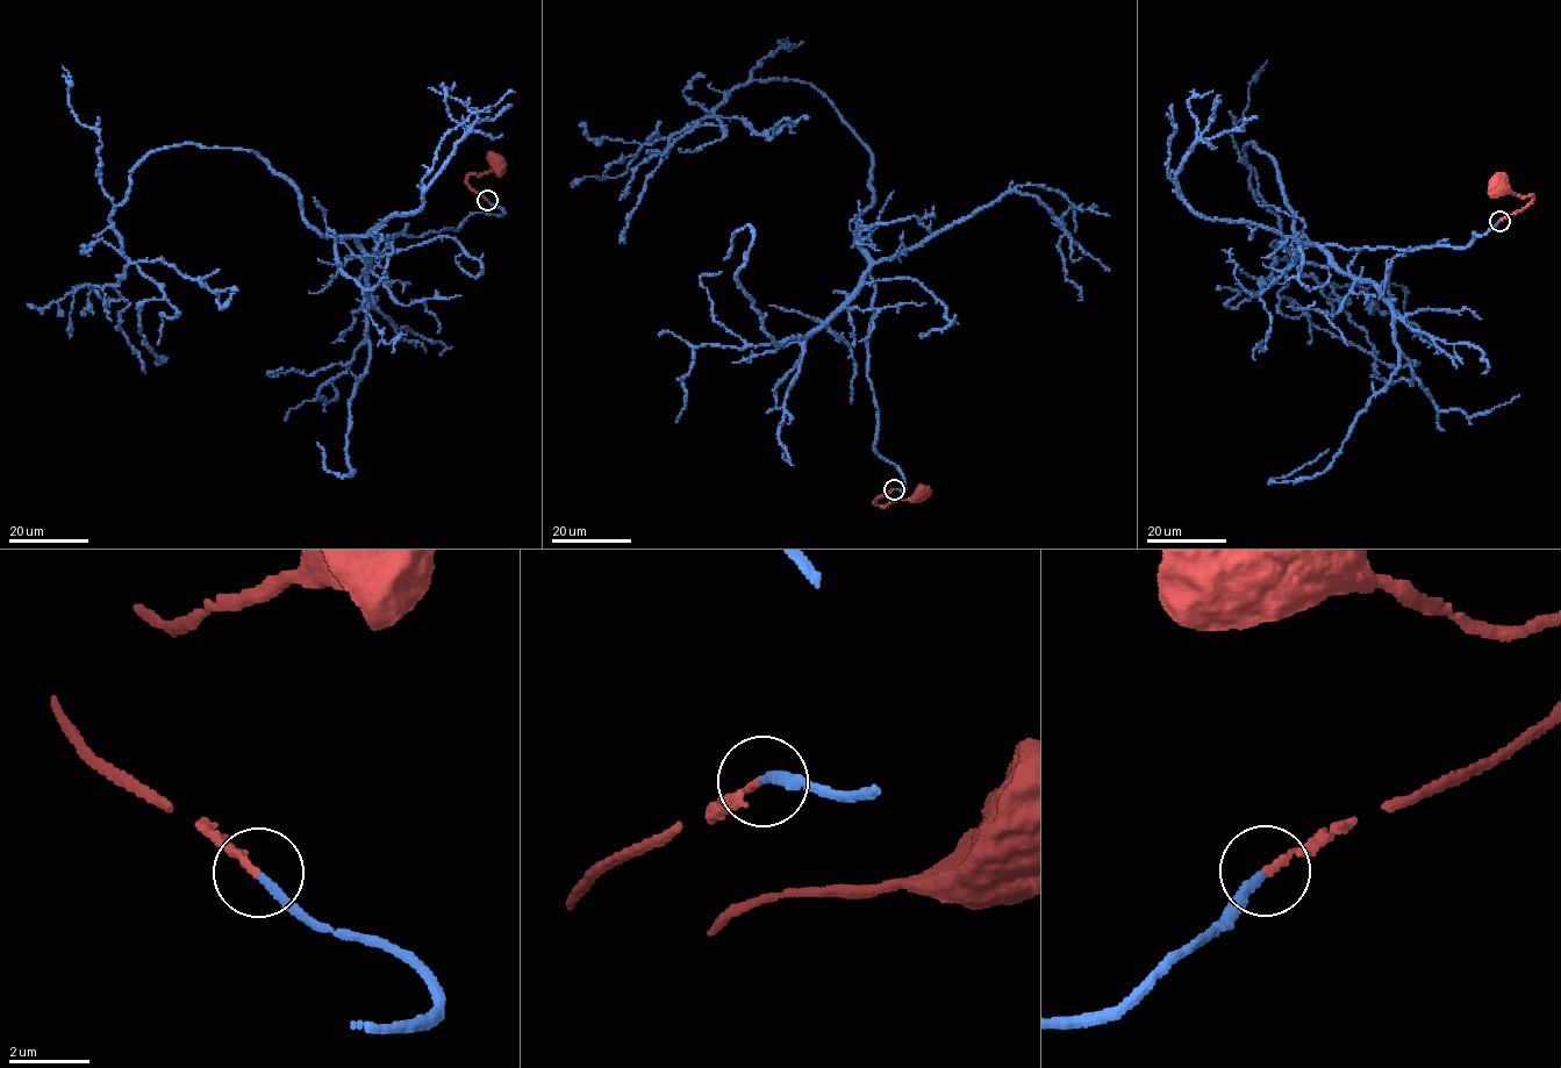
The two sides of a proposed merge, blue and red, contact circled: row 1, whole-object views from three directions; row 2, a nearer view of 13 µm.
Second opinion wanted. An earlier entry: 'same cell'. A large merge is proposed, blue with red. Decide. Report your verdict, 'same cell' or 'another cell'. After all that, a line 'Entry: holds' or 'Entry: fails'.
same cell
Entry: holds

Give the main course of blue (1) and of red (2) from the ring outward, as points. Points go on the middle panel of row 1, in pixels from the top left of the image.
1: (893, 489), (856, 219), (871, 156), (816, 87), (727, 94), (724, 129), (660, 157), (621, 243)
2: (893, 489), (876, 497), (875, 503), (885, 507), (890, 502), (917, 499), (922, 494)

